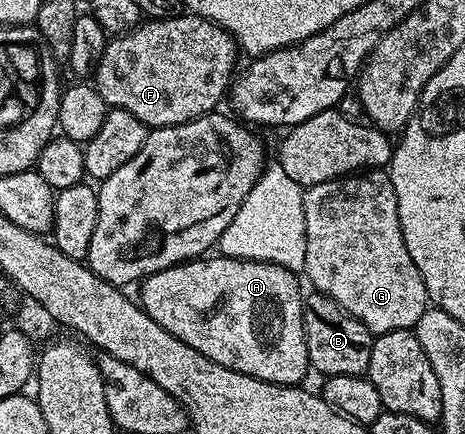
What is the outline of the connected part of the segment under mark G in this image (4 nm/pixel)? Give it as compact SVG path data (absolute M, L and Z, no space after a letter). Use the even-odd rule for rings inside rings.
M384 169L358 172L344 178L336 178L330 182L308 187L305 190L305 199L303 200L303 220L307 236L307 256L305 257L303 274L304 277L309 277L309 282L313 285L310 287L316 293L325 294L331 300L335 300L335 304L339 304L348 314L359 319L375 336L396 330L413 330L416 327L419 316L423 316L423 312L430 309L431 299L423 284L423 276L419 272L419 268L415 268L415 260L411 260L411 252L407 252L407 244L403 240L403 232L399 224L399 208L397 207L395 188Z

